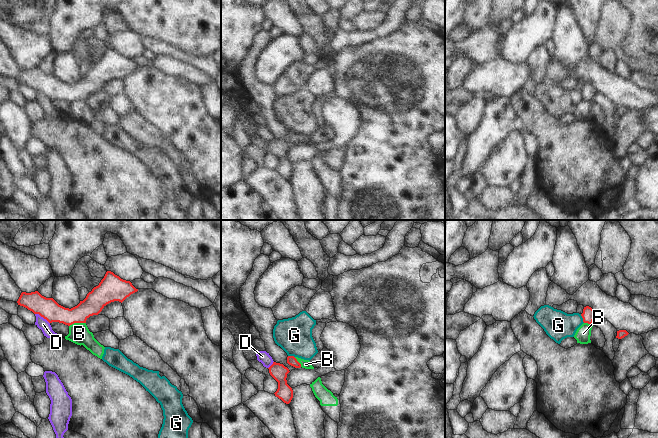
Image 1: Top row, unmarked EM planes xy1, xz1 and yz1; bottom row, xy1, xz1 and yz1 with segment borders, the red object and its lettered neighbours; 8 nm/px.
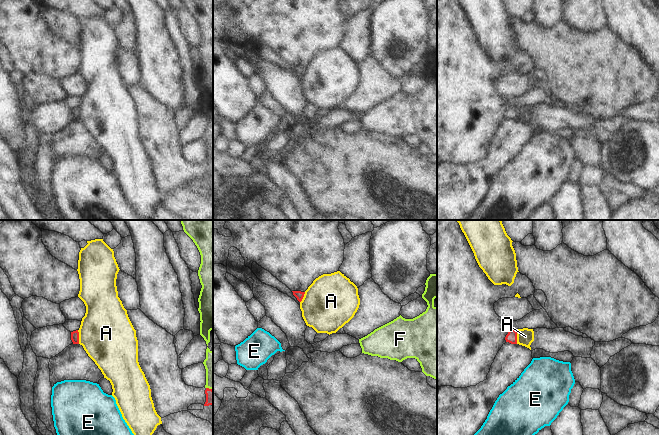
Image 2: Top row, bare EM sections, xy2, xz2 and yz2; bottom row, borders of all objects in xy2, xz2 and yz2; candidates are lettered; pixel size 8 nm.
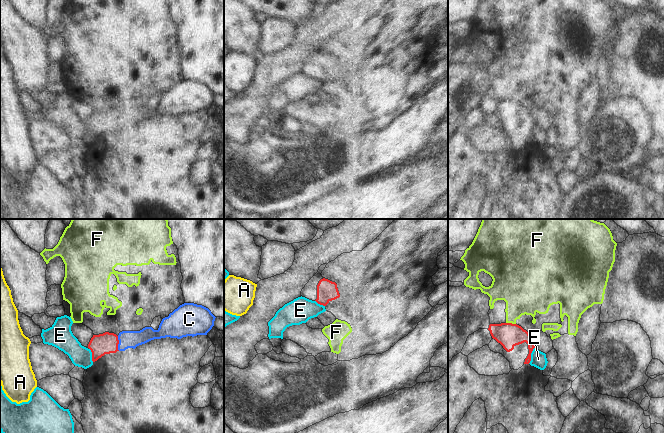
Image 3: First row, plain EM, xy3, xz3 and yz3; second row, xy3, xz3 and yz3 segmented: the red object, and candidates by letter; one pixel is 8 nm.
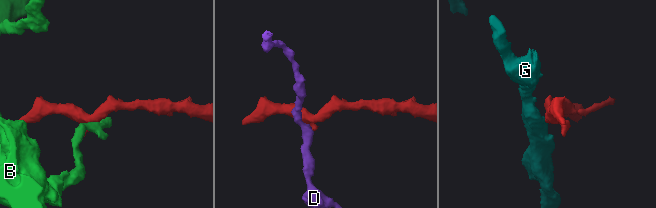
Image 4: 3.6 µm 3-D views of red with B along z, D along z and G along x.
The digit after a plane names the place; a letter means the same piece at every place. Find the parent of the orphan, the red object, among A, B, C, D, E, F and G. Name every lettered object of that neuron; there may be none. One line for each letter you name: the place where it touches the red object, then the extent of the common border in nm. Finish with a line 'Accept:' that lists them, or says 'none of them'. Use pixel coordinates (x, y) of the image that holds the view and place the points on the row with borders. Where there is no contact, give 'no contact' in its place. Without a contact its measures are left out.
C: contact xy3 (118, 343); length 120 nm
Accept: C

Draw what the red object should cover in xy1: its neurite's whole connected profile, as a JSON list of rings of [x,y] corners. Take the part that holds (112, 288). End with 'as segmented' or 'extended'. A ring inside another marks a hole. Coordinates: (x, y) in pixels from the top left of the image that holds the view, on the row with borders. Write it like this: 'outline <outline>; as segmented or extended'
outline [[[107,271],[99,285],[71,309],[59,305],[53,298],[42,296],[38,291],[22,292],[17,303],[34,314],[39,314],[49,323],[59,322],[70,326],[74,323],[86,323],[90,316],[98,315],[107,304],[114,301],[122,303],[137,291],[130,281]]]; as segmented

